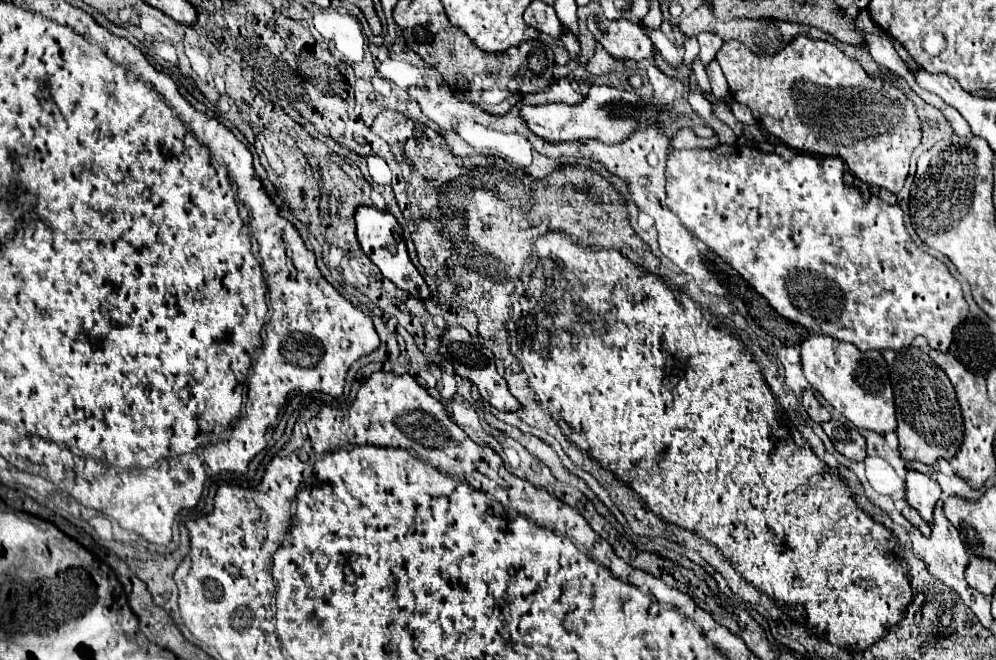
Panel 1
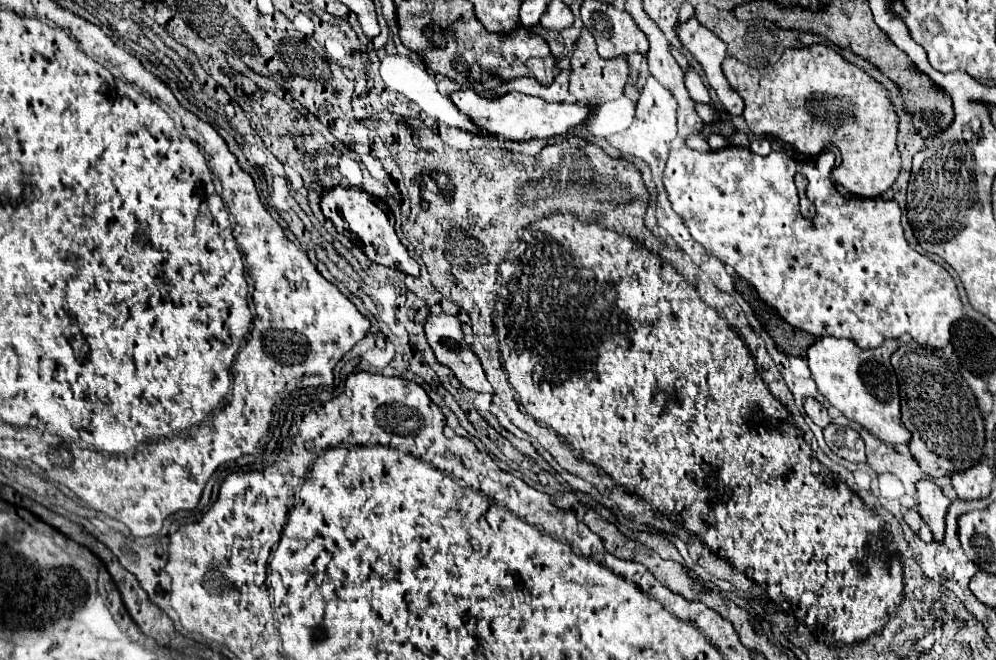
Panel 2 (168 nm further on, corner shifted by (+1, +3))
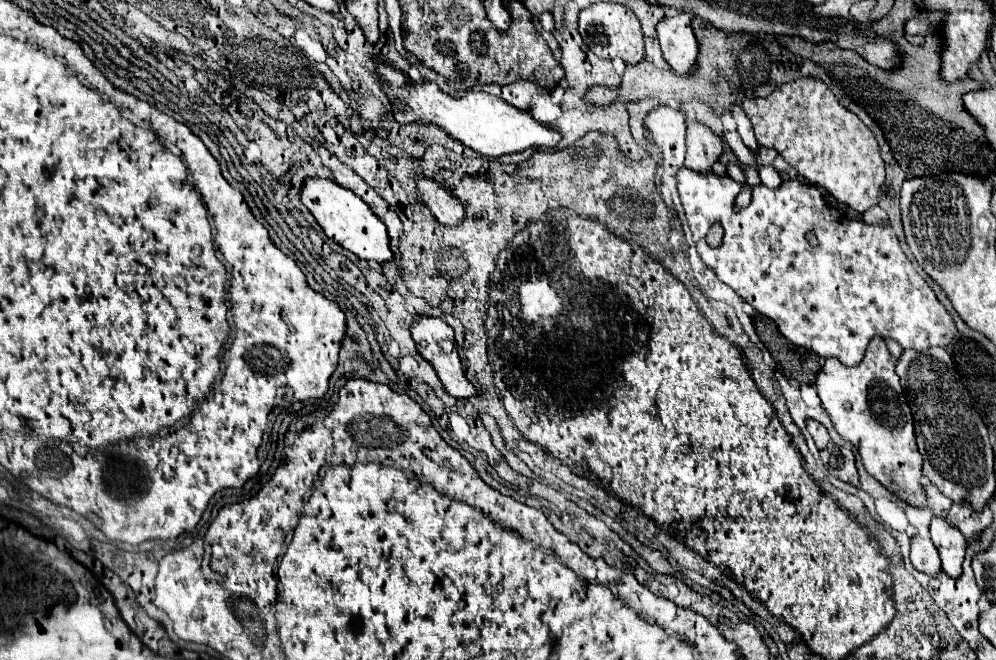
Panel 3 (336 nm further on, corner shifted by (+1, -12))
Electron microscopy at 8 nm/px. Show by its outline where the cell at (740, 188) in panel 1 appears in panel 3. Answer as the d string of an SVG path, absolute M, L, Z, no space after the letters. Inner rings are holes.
M683 168L683 170L677 174L677 178L679 178L681 202L683 202L683 206L685 206L685 216L687 216L687 220L689 220L689 228L691 228L691 232L693 232L693 242L695 242L697 252L701 254L703 262L705 262L709 268L713 268L713 270L717 272L717 276L719 276L725 284L729 284L743 300L747 300L759 314L769 316L769 318L777 324L779 332L781 332L789 342L793 342L795 346L807 348L807 350L815 352L819 358L837 358L841 364L853 366L853 364L859 364L859 362L861 362L861 356L865 354L865 348L867 348L867 344L869 344L869 340L871 340L873 336L897 340L903 348L931 348L931 346L943 346L943 348L947 348L947 346L951 344L957 328L955 328L949 312L939 304L939 300L937 300L935 292L931 290L931 286L929 286L929 284L915 272L915 268L911 266L909 258L905 256L905 252L903 252L901 246L899 246L899 240L897 240L891 224L889 224L889 226L871 226L871 224L865 224L865 222L849 220L849 218L845 218L841 212L837 212L835 208L827 206L827 202L823 200L821 192L819 192L819 188L815 188L815 184L809 184L809 182L803 182L803 180L783 182L781 188L777 188L777 190L769 190L767 186L761 184L761 186L753 188L751 204L749 204L747 208L737 208L737 210L735 210L733 204L735 204L737 194L741 192L741 186L739 186L735 180L731 180L729 176L717 176L717 174L713 174L713 172L709 172L709 176L701 176L699 172L689 172L689 168ZM713 222L721 222L721 224L723 224L723 230L725 230L723 244L721 244L719 248L711 248L711 246L705 242L705 236L707 236L709 226L711 226ZM809 232L815 232L815 234L817 234L817 240L819 240L819 246L817 246L817 248L811 248L811 246L809 246L809 242L807 242L807 238L805 238Z

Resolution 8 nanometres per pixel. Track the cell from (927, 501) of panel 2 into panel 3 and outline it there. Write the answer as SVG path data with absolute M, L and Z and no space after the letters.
M933 518L931 522L931 540L935 548L939 550L943 572L951 578L959 578L963 572L963 558L967 550L967 540L957 532L953 526L949 526L943 518Z

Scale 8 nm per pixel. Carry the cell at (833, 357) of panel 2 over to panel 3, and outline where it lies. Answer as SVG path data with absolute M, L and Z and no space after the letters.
M871 338L869 352L865 352L857 366L849 368L839 360L827 358L817 374L815 388L835 430L857 448L865 470L903 502L923 508L927 504L921 486L923 456L917 450L913 414L899 378L895 376L895 364L897 358L889 354L885 342L881 338Z

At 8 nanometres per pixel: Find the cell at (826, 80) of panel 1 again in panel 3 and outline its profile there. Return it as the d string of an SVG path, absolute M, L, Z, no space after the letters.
M813 78L795 80L775 88L767 98L743 100L741 108L751 120L759 144L775 148L803 178L825 186L837 200L859 214L877 204L877 192L885 176L877 140L857 114L839 104L825 82Z

